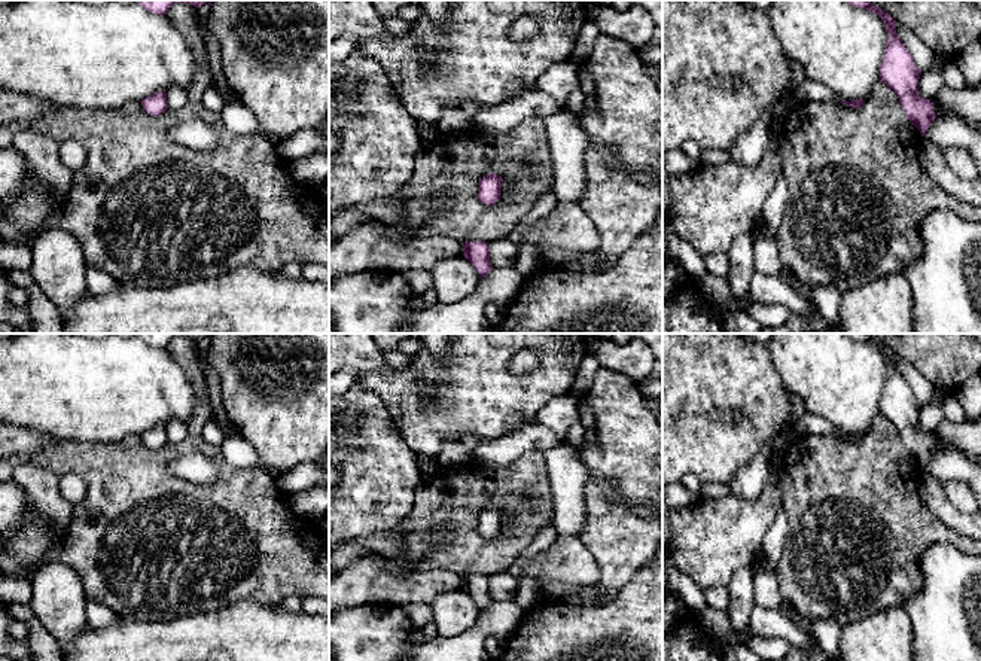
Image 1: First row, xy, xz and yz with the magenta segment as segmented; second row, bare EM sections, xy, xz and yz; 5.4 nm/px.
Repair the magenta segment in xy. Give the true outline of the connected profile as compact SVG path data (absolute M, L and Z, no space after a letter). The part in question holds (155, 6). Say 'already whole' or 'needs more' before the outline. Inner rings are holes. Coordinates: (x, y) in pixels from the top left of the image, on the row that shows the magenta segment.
already whole; M137 0L137 3L140 6L143 6L146 10L152 12L152 13L158 13L158 15L167 15L168 9L174 4L174 3L188 3L192 4L195 7L199 7L205 3L208 3L211 6L213 0Z

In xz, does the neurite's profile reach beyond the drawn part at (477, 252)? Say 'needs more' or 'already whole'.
already whole

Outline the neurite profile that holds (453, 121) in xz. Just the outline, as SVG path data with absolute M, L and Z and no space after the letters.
M460 107L445 109L435 128L441 134L458 135L473 128L473 118L464 113Z

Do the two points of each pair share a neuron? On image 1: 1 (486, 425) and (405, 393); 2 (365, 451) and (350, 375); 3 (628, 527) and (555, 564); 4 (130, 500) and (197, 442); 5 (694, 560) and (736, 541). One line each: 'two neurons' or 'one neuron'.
1: one neuron
2: two neurons
3: two neurons
4: one neuron
5: one neuron

